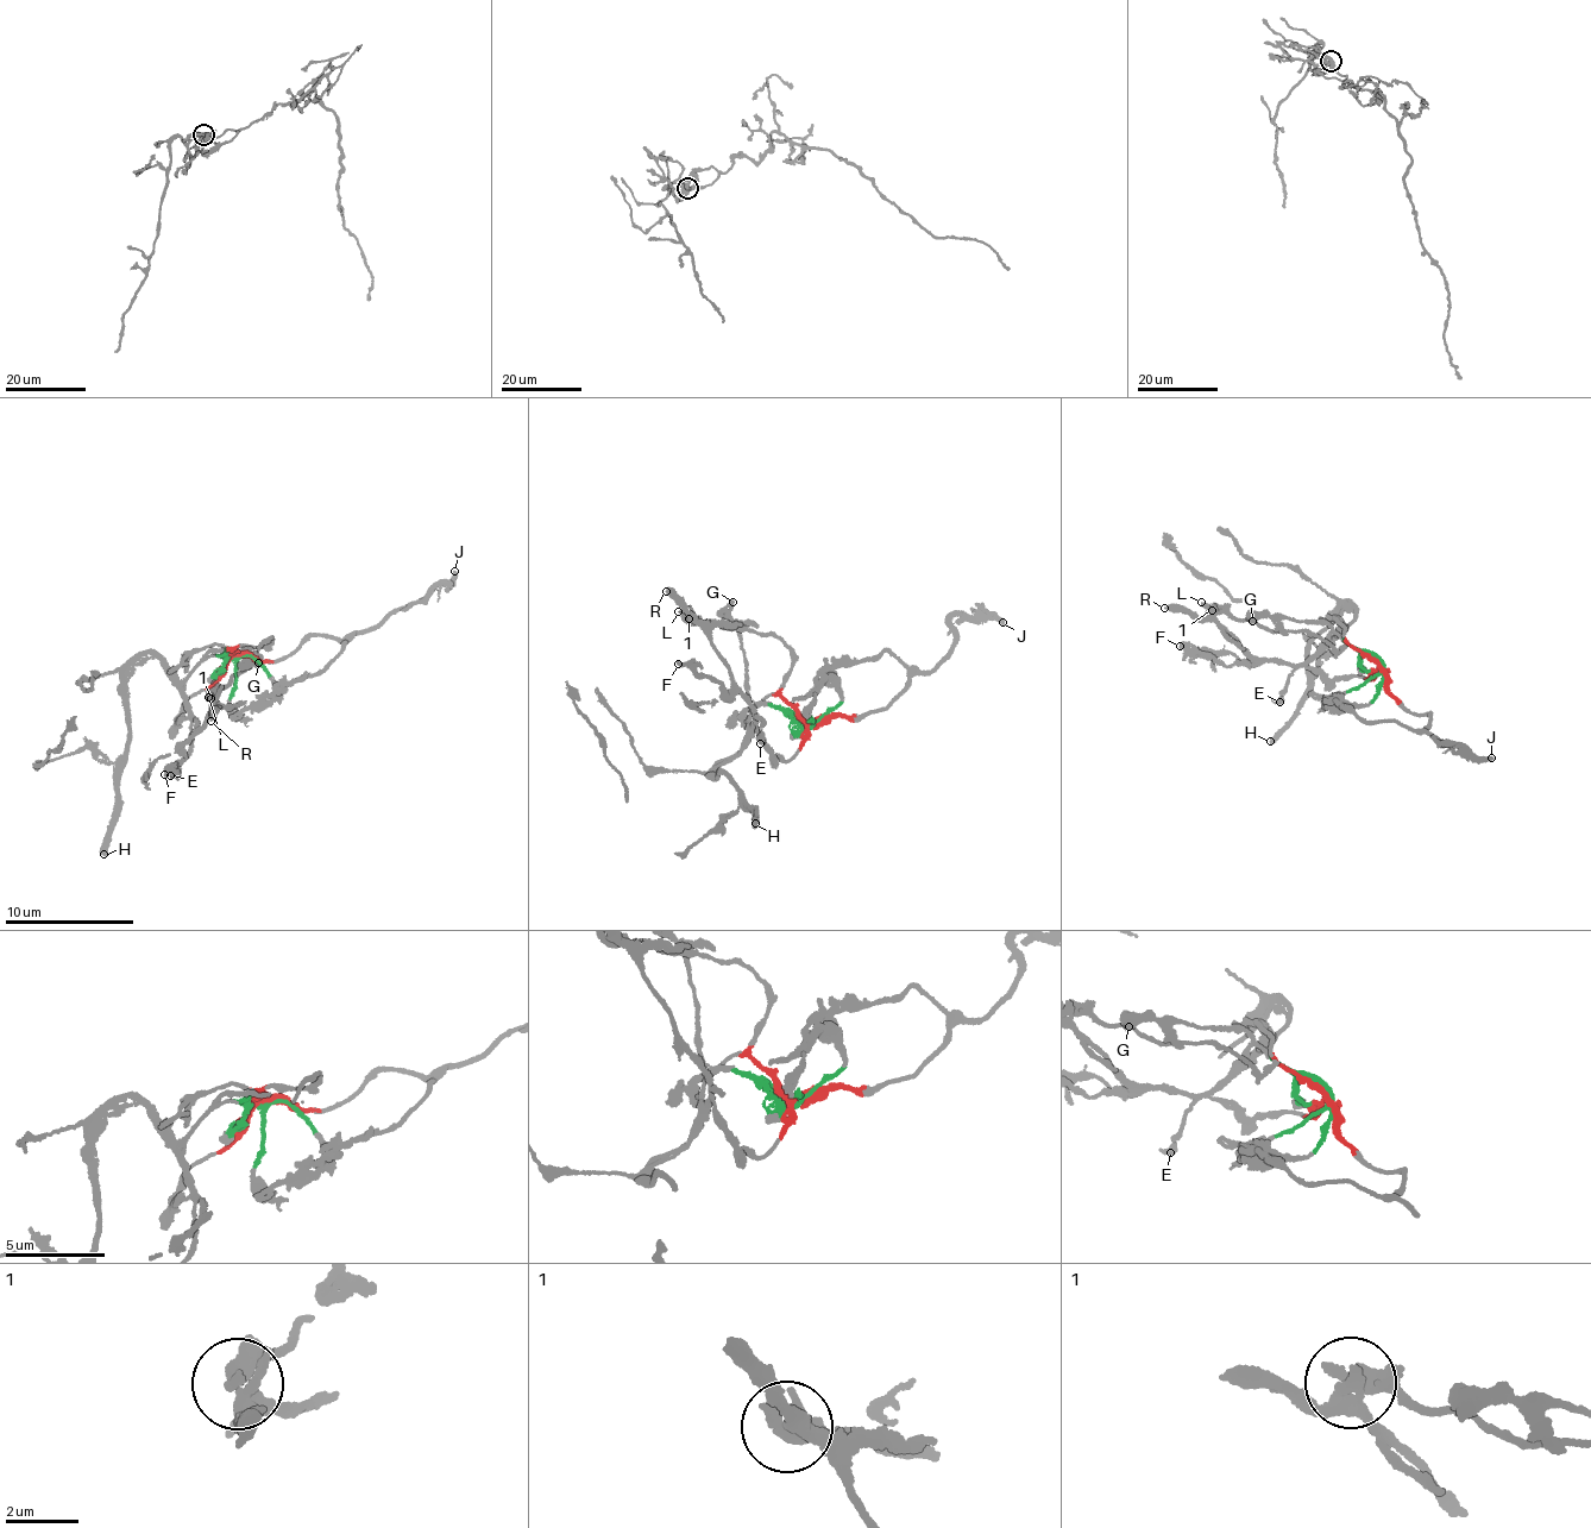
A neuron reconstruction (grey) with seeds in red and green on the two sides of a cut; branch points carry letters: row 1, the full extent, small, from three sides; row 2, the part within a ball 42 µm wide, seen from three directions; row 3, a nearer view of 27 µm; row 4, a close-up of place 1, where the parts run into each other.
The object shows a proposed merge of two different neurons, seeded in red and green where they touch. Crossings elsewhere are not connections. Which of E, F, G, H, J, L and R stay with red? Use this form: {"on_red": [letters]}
{"on_red": ["J", "L"]}

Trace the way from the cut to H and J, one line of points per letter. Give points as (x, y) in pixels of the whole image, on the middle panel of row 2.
H: (807, 723), (766, 704), (754, 708), (749, 744), (716, 769), (719, 779), (724, 775), (759, 818), (754, 823)
J: (811, 723), (872, 714), (892, 704), (910, 674), (945, 660), (951, 653), (957, 622), (992, 617), (1001, 623)

